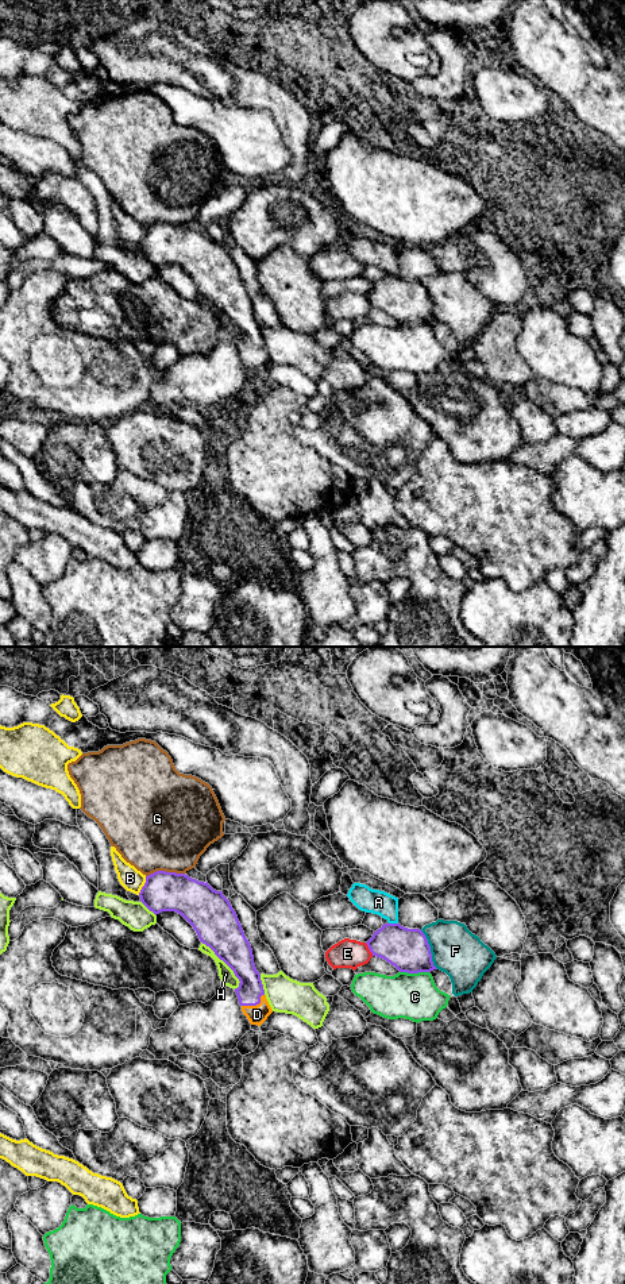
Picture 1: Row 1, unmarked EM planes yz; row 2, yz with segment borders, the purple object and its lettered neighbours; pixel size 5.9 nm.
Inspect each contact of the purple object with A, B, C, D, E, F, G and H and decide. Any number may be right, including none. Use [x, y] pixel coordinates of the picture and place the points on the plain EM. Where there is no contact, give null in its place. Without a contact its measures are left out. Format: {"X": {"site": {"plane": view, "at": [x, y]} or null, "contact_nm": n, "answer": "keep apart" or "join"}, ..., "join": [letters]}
{"A": {"site": {"plane": "yz", "at": [393, 276]}, "contact_nm": 60, "answer": "keep apart"}, "B": {"site": {"plane": "yz", "at": [143, 238]}, "contact_nm": 120, "answer": "keep apart"}, "C": {"site": {"plane": "yz", "at": [415, 324]}, "contact_nm": 180, "answer": "keep apart"}, "D": {"site": {"plane": "yz", "at": [254, 357]}, "contact_nm": 150, "answer": "join"}, "E": {"site": {"plane": "yz", "at": [369, 300]}, "contact_nm": 90, "answer": "keep apart"}, "F": {"site": {"plane": "yz", "at": [429, 301]}, "contact_nm": 260, "answer": "keep apart"}, "G": {"site": {"plane": "yz", "at": [165, 223]}, "contact_nm": 240, "answer": "keep apart"}, "H": {"site": {"plane": "yz", "at": [226, 315]}, "contact_nm": 360, "answer": "keep apart"}, "join": ["D"]}

